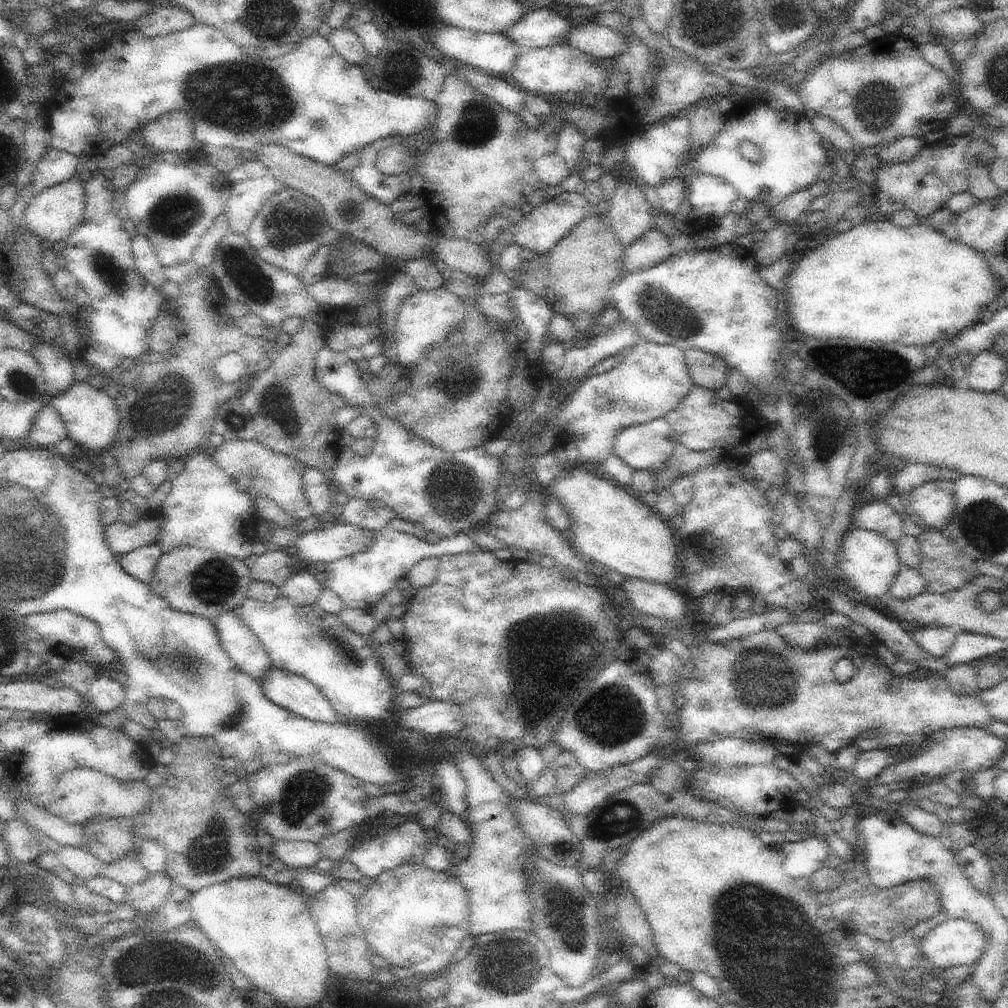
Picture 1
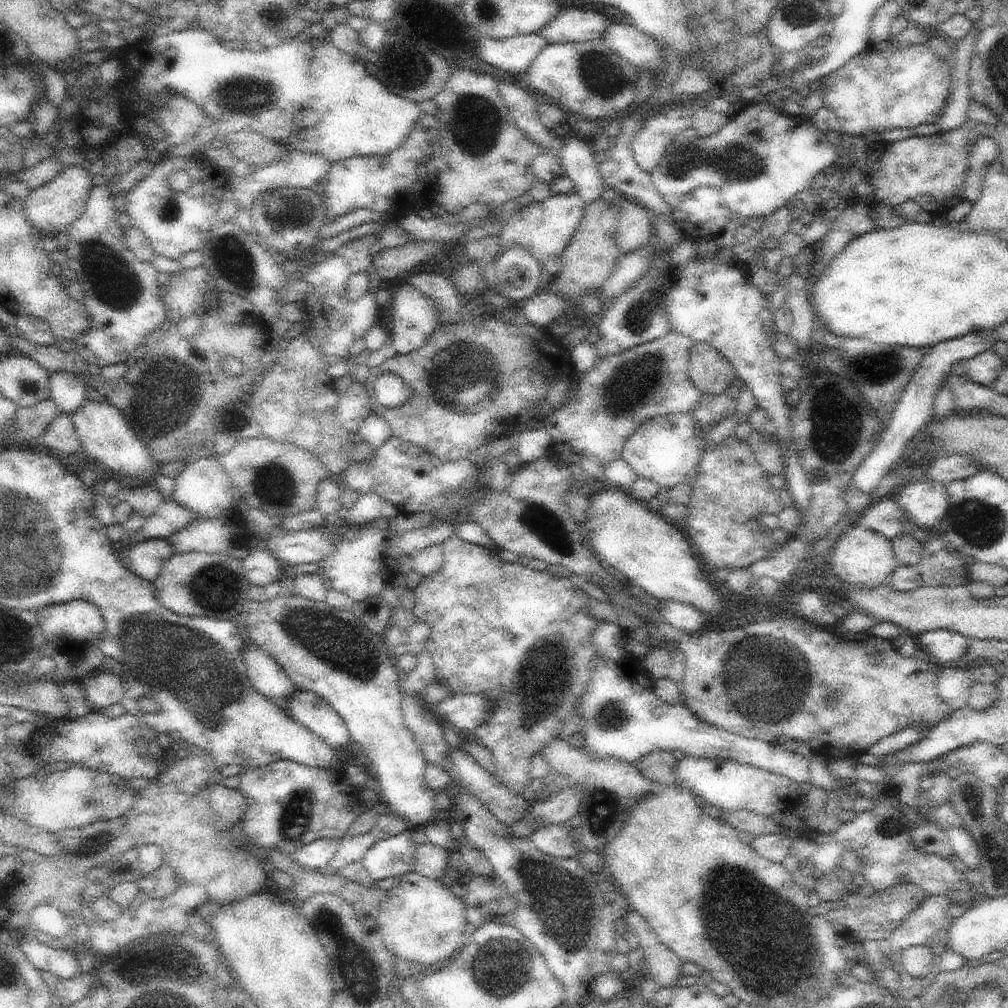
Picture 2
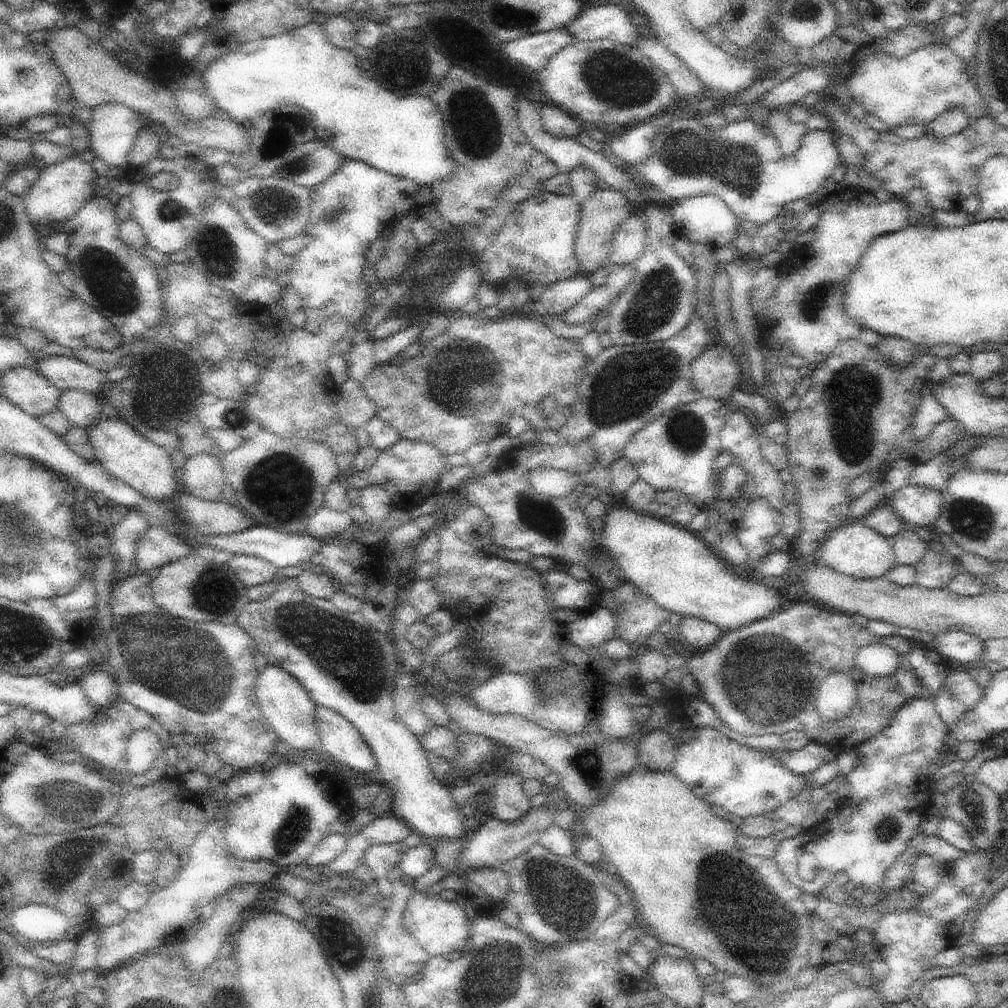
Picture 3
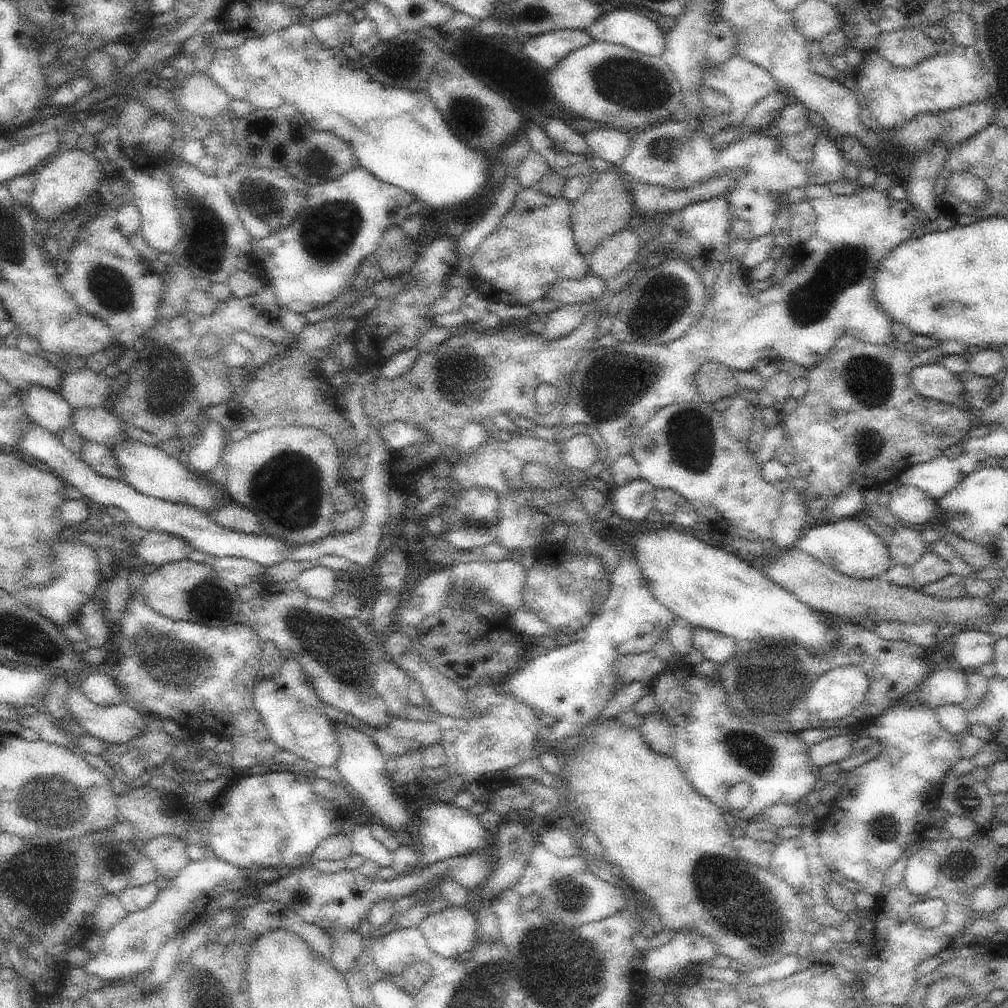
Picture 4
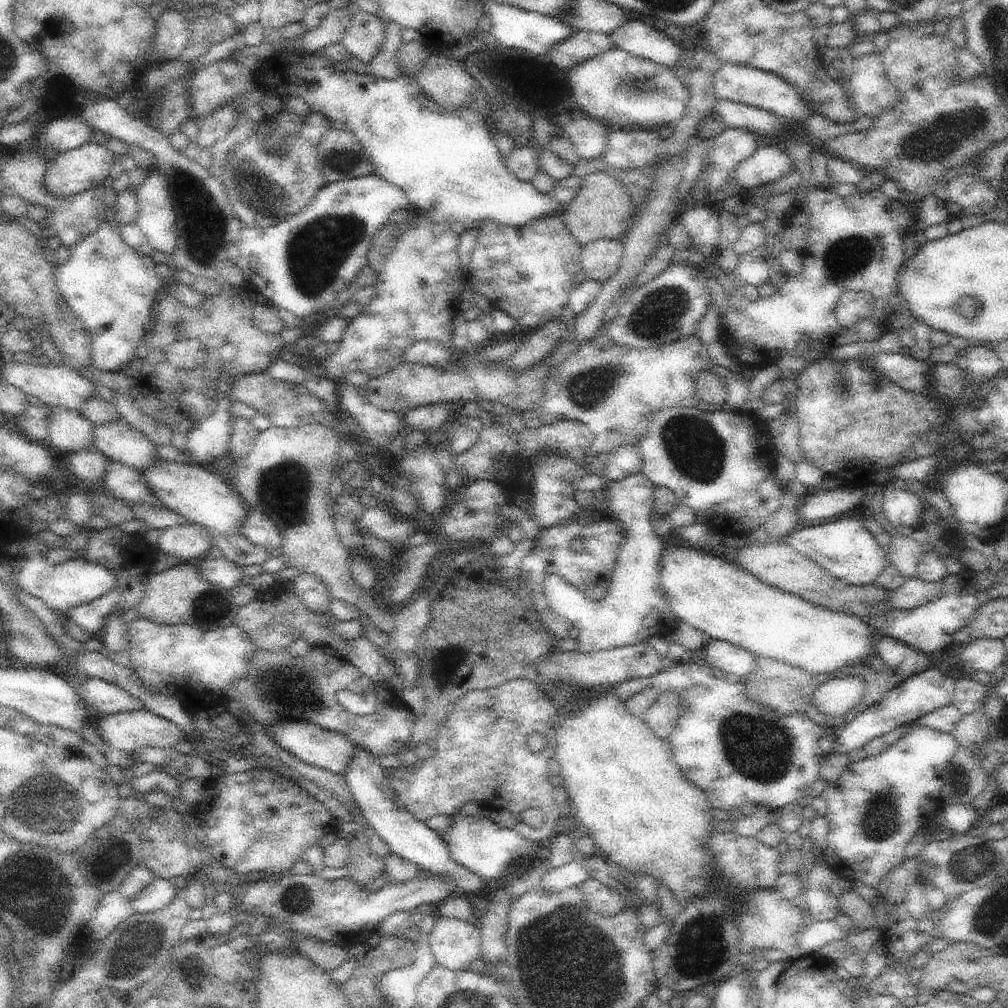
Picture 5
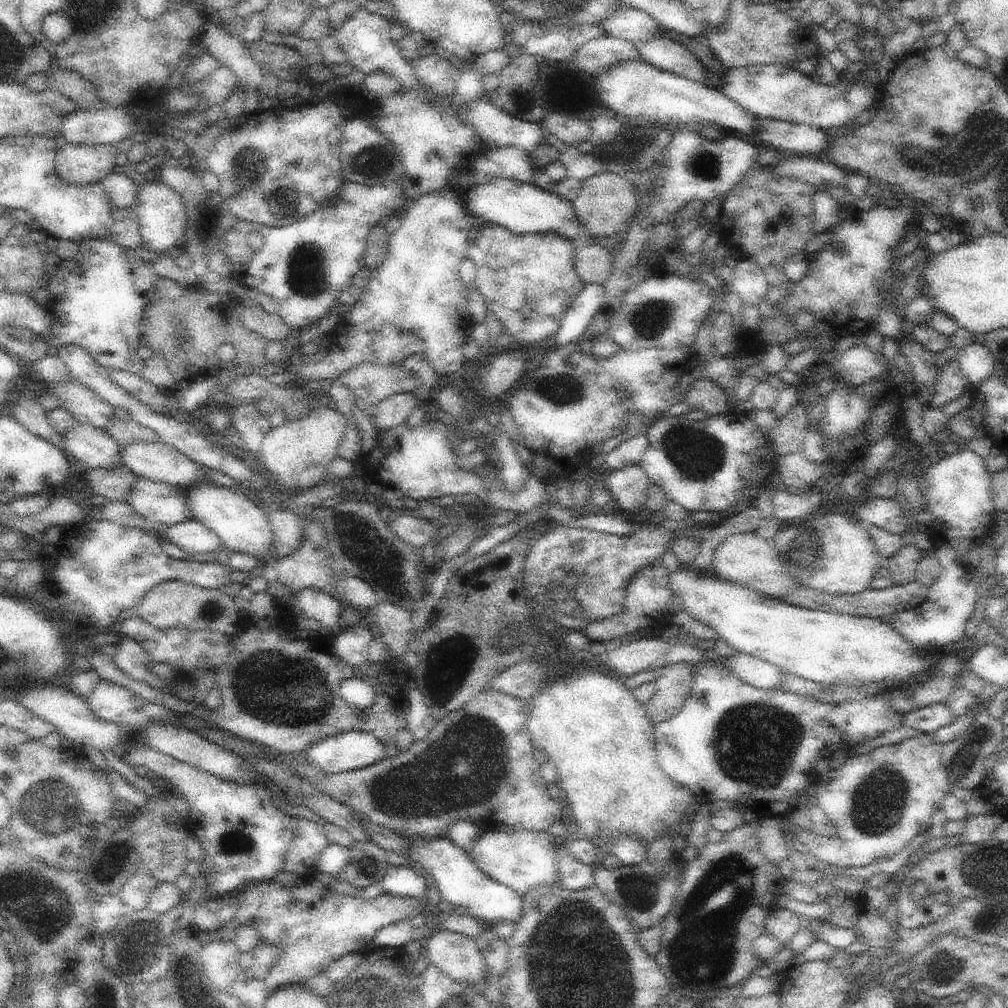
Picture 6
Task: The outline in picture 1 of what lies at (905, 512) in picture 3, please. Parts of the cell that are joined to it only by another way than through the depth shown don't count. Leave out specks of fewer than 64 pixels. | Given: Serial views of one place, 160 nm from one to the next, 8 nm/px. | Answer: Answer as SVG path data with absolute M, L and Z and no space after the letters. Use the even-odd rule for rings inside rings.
M940 479L926 482L912 490L910 506L929 529L945 532L956 508L954 481Z

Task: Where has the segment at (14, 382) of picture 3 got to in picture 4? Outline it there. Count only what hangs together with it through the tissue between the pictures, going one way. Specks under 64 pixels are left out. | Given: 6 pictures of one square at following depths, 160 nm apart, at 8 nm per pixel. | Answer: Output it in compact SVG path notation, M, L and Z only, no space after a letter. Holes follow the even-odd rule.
M30 385L22 391L21 400L22 410L29 420L47 428L51 433L56 433L59 436L62 430L72 427L74 409L59 392L47 386Z

